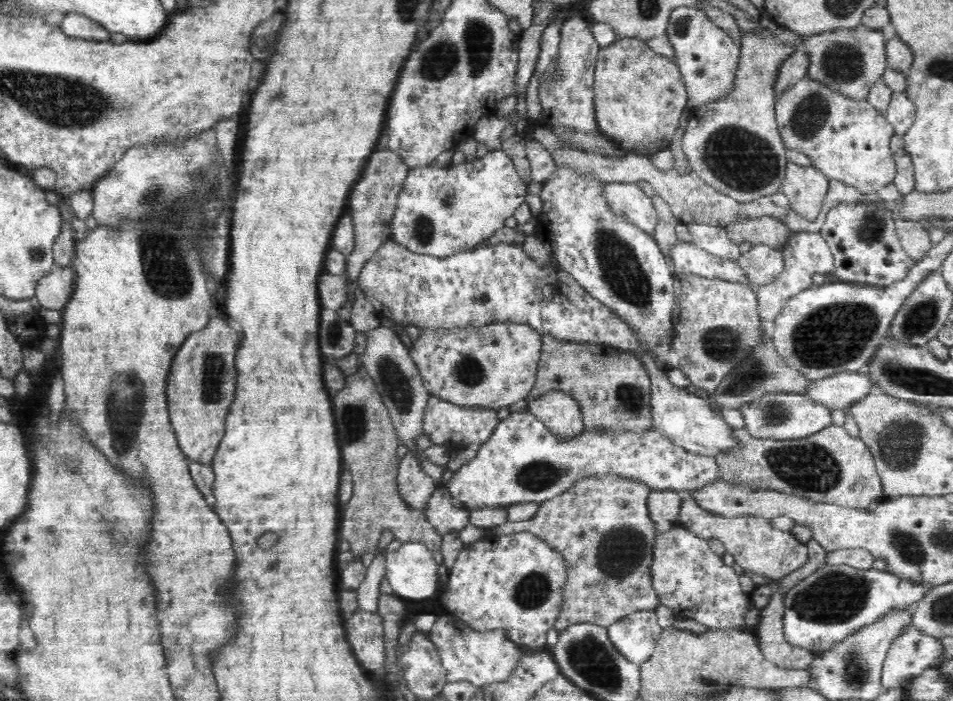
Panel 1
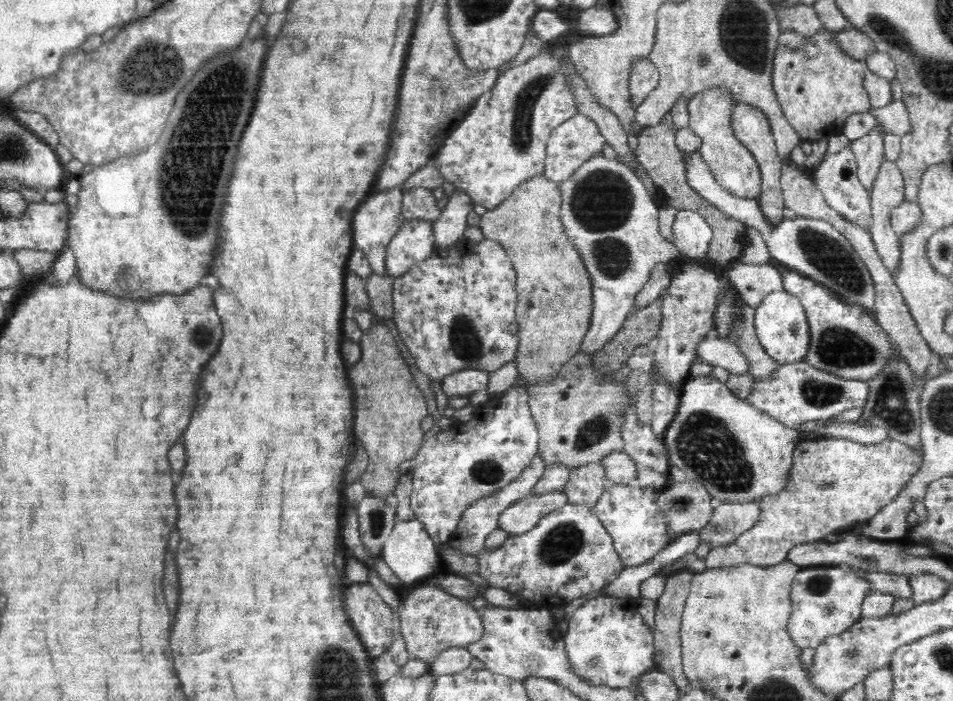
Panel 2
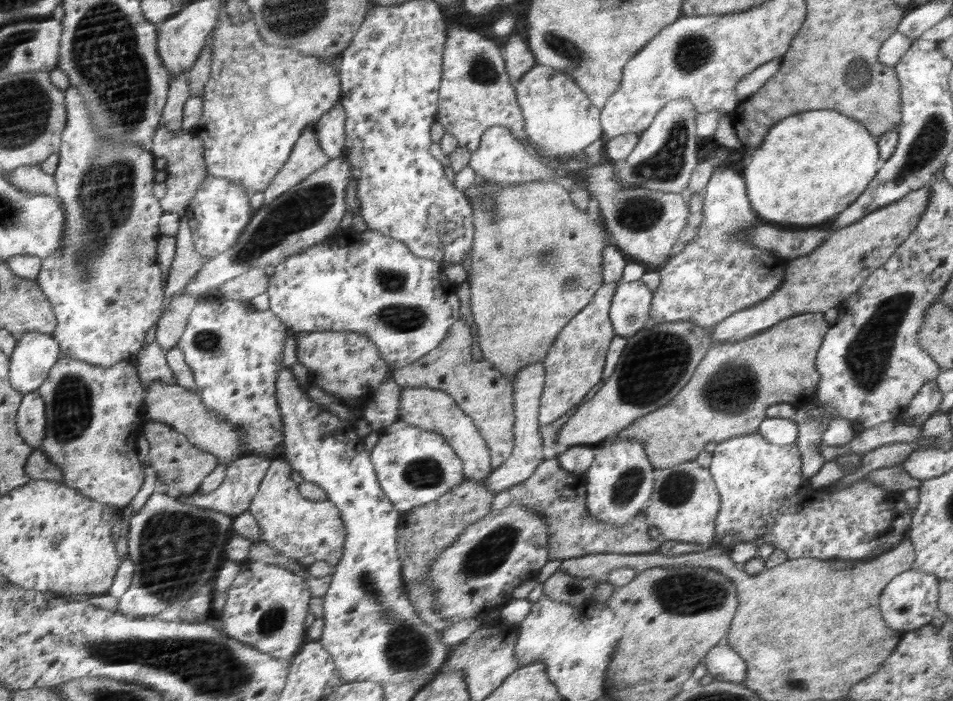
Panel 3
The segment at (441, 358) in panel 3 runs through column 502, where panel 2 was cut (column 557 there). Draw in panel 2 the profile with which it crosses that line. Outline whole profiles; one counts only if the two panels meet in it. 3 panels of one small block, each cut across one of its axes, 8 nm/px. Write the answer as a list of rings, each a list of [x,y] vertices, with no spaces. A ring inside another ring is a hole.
[[[578,352],[568,360],[568,362],[566,362],[564,368],[556,374],[556,377],[554,377],[552,381],[542,381],[540,383],[530,384],[527,386],[529,394],[529,408],[533,414],[533,419],[535,420],[539,435],[537,455],[544,458],[544,465],[551,466],[552,464],[563,464],[565,467],[576,469],[576,466],[584,467],[588,464],[599,463],[600,460],[604,460],[607,456],[610,456],[612,452],[623,451],[623,416],[624,412],[626,412],[626,406],[628,406],[628,398],[626,398],[626,386],[622,386],[622,382],[624,382],[624,378],[630,374],[630,367],[624,366],[618,374],[614,374],[614,376],[612,376],[612,378],[608,378],[608,380],[602,380],[602,373],[606,375],[606,372],[599,372],[599,369],[594,367],[594,360],[590,356],[587,356],[587,353]]]

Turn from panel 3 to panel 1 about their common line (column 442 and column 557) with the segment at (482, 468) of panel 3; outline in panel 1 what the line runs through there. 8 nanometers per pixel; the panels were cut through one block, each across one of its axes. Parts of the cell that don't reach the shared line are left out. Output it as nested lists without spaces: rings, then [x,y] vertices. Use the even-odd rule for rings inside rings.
[[[550,392],[528,403],[528,410],[537,416],[550,432],[570,441],[584,430],[579,401],[570,392]]]

